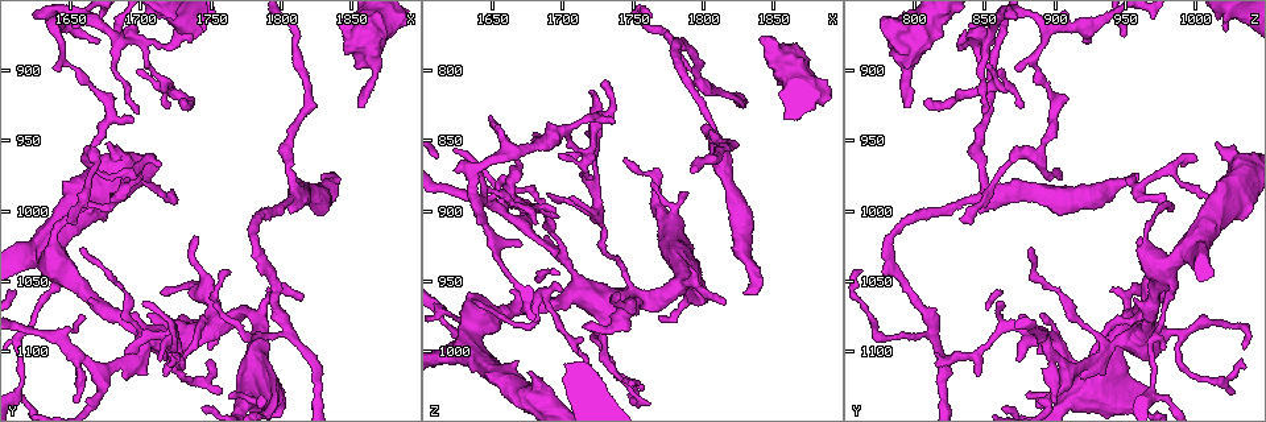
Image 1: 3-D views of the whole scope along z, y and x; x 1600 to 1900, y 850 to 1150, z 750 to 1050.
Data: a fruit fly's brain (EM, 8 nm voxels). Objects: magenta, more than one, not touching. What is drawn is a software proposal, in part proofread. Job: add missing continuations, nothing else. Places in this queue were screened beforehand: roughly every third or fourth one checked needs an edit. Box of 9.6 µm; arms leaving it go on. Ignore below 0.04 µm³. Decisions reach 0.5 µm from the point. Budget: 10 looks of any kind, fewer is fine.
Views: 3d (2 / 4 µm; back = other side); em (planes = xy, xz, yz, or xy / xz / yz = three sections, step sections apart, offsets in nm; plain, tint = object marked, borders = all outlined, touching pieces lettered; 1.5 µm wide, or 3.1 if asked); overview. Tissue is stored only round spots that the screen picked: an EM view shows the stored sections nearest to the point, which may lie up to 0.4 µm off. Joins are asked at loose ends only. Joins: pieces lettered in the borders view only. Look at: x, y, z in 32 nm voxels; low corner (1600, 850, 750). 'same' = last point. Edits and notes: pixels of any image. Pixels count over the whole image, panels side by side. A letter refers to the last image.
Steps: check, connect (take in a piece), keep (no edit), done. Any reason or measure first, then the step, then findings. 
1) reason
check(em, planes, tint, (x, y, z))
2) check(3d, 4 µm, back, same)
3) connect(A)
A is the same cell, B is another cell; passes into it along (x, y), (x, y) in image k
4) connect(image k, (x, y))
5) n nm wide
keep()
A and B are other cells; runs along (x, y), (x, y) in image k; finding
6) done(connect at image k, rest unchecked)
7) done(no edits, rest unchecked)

tapers out
check(3d, 4 µm, (1656, 1026, 882))

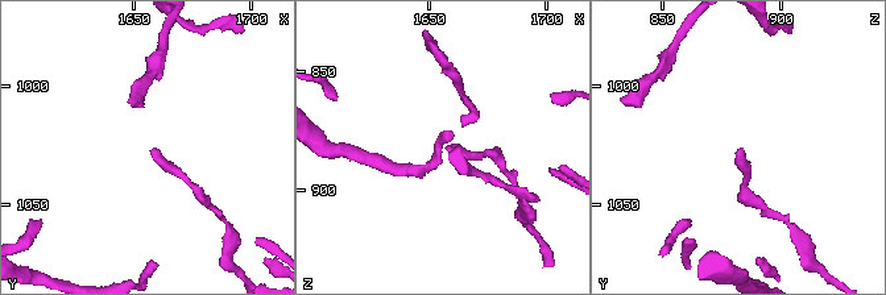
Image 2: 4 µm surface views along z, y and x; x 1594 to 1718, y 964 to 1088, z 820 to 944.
shape alone is not enough
check(em, xz, step 8, tint, (1658, 1026, 882))

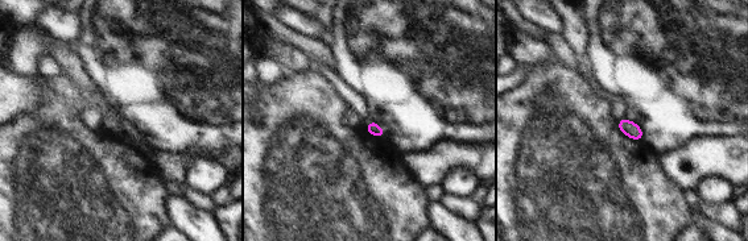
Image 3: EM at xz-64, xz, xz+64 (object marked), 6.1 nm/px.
check(em, planes, borders, same)

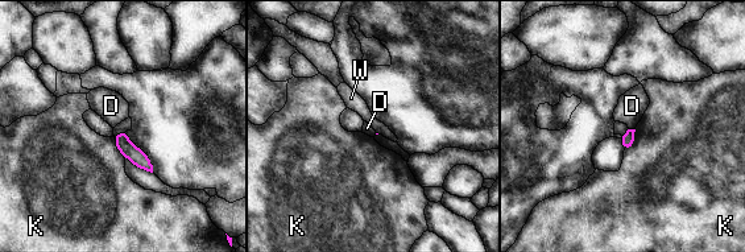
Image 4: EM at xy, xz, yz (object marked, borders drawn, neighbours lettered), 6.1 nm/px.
K touches over 150 nm
keep()
D, K and W are other cells; none of them fits

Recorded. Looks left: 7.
an open end
check(3d, 2 µm, (1712, 1108, 874))

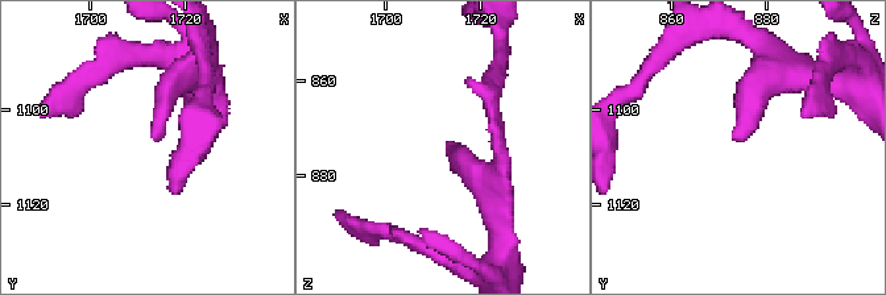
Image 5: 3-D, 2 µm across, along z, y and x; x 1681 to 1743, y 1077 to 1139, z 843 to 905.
check(em, planes, plain, (1713, 1106, 872))

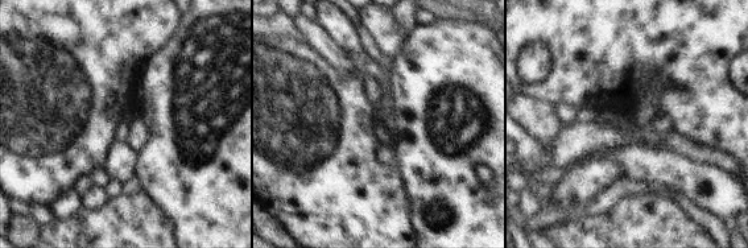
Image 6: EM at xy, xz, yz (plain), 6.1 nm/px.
see the neighbours
check(em, planes, borders, same)

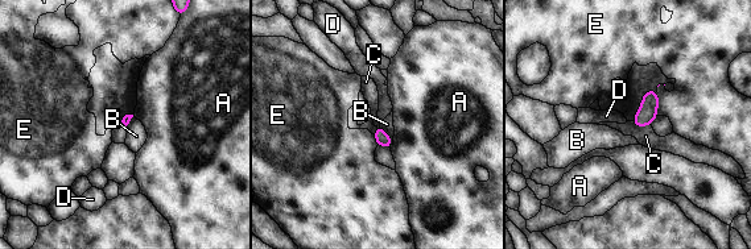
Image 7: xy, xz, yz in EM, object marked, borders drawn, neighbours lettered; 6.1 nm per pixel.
keep()
A, B, C, D and E are other cells; border along (631, 121), (635, 125), (650, 125) in image 7; none of them fits

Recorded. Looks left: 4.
thin end
check(3d, 2 µm, (1736, 876, 836))

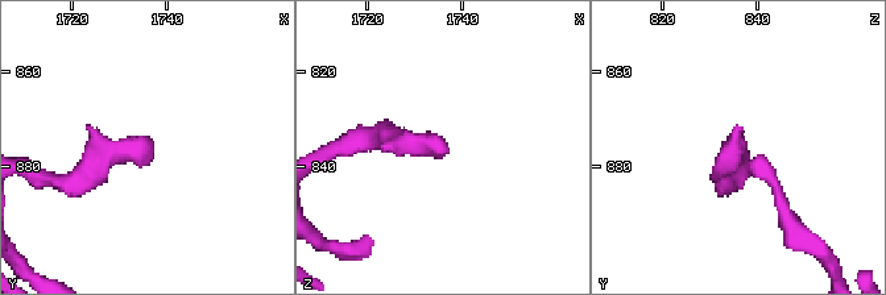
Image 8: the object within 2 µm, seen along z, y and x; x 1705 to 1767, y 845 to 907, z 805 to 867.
need the tissue
check(em, 3.1 µm, planes, plain, (1737, 877, 837))

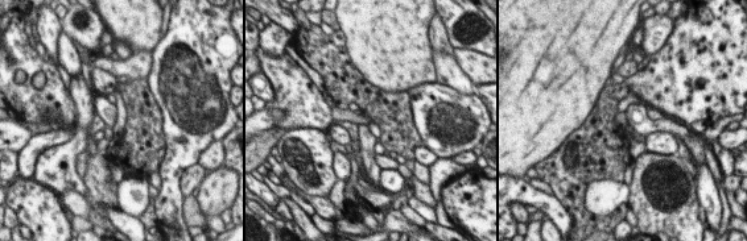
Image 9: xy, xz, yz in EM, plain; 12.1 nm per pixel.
check(em, 3.1 µm, planes, borders, same)

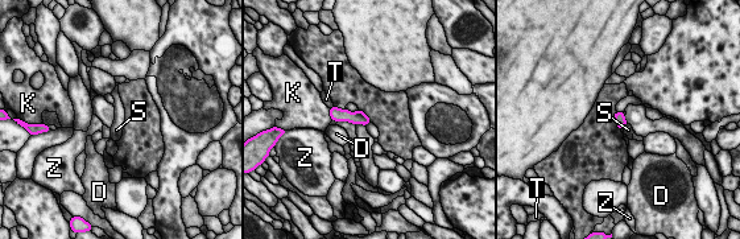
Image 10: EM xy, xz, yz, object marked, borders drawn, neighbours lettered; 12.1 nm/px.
keep()
D, K, S, T and Z are other cells; border along (627, 123), (621, 128) in image 10; none of them fits

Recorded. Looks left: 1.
done(no edits, rest unchecked)

